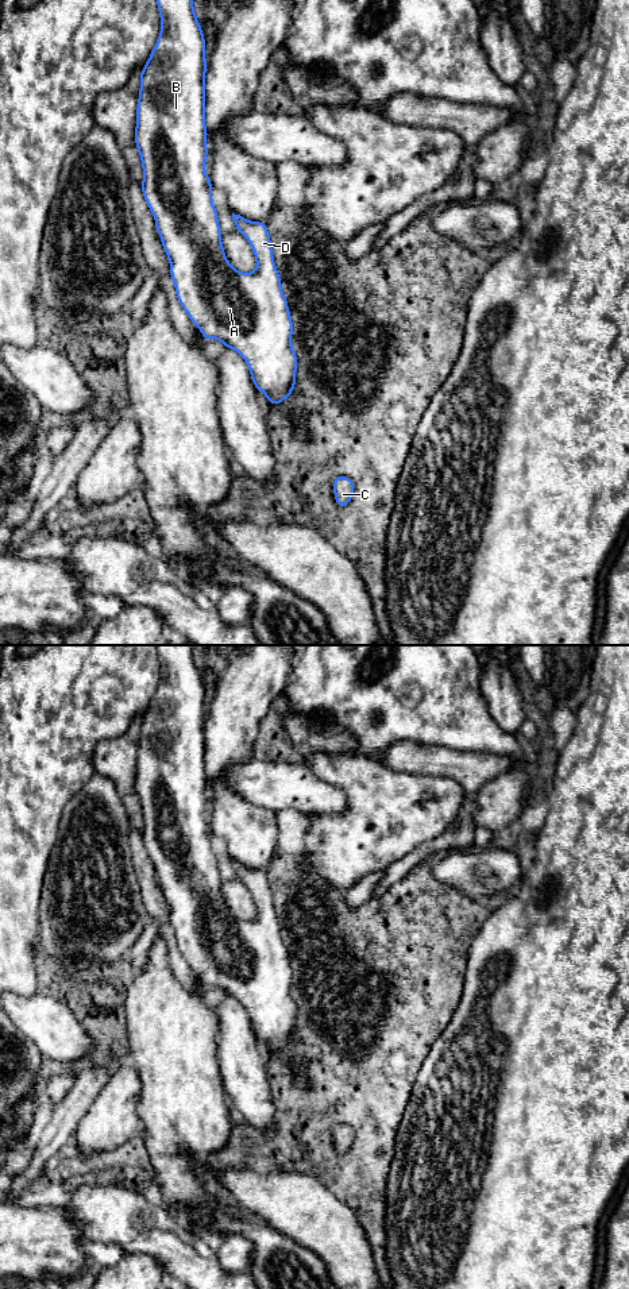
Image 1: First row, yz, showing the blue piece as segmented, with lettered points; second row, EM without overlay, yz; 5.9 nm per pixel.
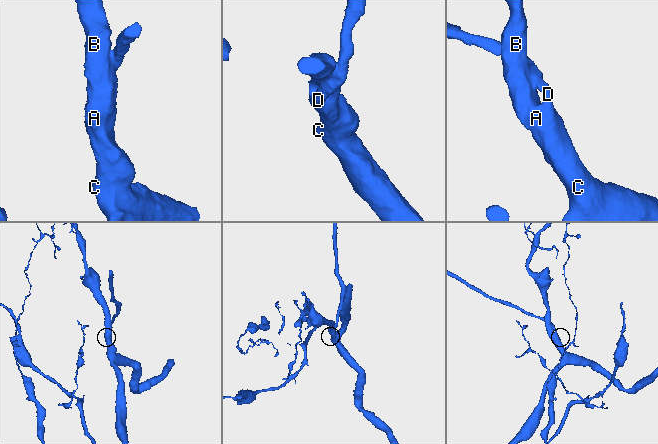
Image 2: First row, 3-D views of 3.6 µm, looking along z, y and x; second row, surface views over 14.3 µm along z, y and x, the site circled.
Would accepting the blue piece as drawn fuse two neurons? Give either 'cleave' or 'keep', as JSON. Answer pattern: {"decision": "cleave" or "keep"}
{"decision": "keep"}

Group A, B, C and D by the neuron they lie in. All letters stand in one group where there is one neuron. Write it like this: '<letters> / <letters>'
A B C D

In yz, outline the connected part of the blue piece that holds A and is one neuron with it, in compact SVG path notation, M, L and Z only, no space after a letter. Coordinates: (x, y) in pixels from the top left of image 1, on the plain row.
M155 645L161 663L161 682L139 726L140 738L136 756L135 791L142 806L142 841L155 867L162 895L170 910L170 922L180 953L185 957L204 987L219 987L224 995L240 1002L251 1022L256 1038L277 1053L292 1043L296 1033L297 1003L292 996L293 970L288 949L282 941L279 921L274 912L271 888L266 871L250 869L232 861L236 879L246 884L252 895L256 916L254 921L235 918L228 910L212 850L212 831L205 821L208 779L205 775L205 687L196 665L193 645Z

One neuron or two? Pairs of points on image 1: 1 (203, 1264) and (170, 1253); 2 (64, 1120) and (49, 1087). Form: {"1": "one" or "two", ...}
{"1": "one", "2": "two"}

